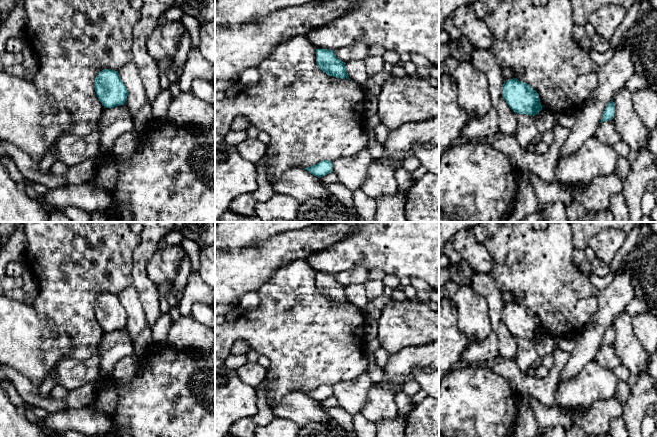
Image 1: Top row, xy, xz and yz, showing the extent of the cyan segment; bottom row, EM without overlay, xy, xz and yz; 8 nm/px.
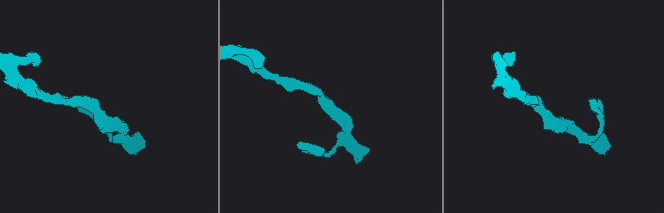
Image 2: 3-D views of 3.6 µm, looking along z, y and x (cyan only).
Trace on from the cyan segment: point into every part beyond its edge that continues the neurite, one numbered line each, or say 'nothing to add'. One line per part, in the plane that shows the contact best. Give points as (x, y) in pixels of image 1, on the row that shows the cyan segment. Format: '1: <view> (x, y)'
nothing to add

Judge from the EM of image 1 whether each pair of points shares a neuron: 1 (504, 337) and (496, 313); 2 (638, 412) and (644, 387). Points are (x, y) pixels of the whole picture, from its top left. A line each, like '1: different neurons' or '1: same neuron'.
1: same neuron
2: same neuron

